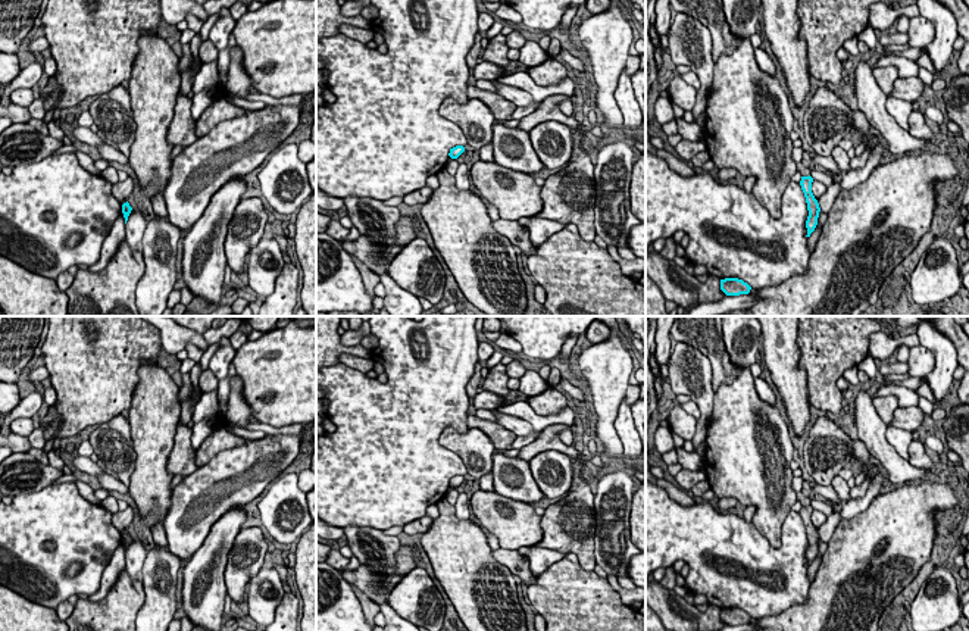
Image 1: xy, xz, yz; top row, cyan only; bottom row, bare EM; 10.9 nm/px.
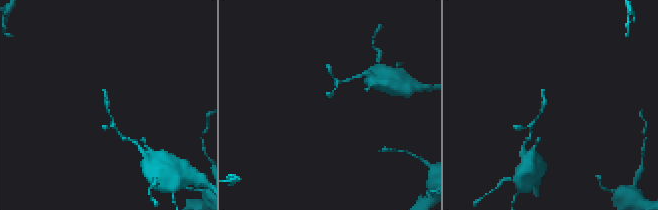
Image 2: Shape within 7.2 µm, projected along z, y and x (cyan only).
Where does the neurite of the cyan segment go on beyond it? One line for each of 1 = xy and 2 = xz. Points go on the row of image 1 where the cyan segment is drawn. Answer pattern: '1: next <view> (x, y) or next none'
1: next none
2: next none

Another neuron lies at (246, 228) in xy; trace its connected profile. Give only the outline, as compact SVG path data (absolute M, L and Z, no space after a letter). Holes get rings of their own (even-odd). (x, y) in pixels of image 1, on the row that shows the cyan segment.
M251 197L238 203L224 244L232 274L238 275L246 269L247 256L263 237L266 224L268 215L260 199Z

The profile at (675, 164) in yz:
M646 131L646 151L657 156L659 159L662 159L663 162L668 163L669 169L682 175L682 177L693 177L696 172L687 165L687 162L684 162L682 159L673 156L672 153L666 151L665 149L656 149L651 143L650 143L650 135Z

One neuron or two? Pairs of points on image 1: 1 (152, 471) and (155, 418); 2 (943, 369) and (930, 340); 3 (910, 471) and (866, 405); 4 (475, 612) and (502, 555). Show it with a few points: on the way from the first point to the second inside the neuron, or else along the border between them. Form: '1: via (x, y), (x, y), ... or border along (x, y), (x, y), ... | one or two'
1: via (152, 458), (152, 431) | one
2: via (943, 362), (943, 353), (937, 347) | one
3: via (893, 461), (877, 444), (868, 422) | one
4: border along (491, 550), (491, 555), (513, 574) | two

